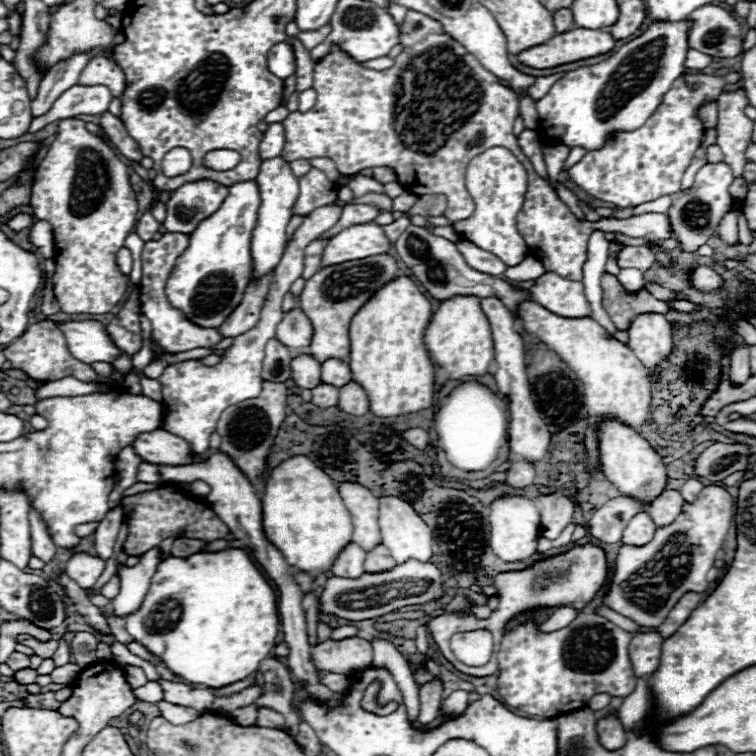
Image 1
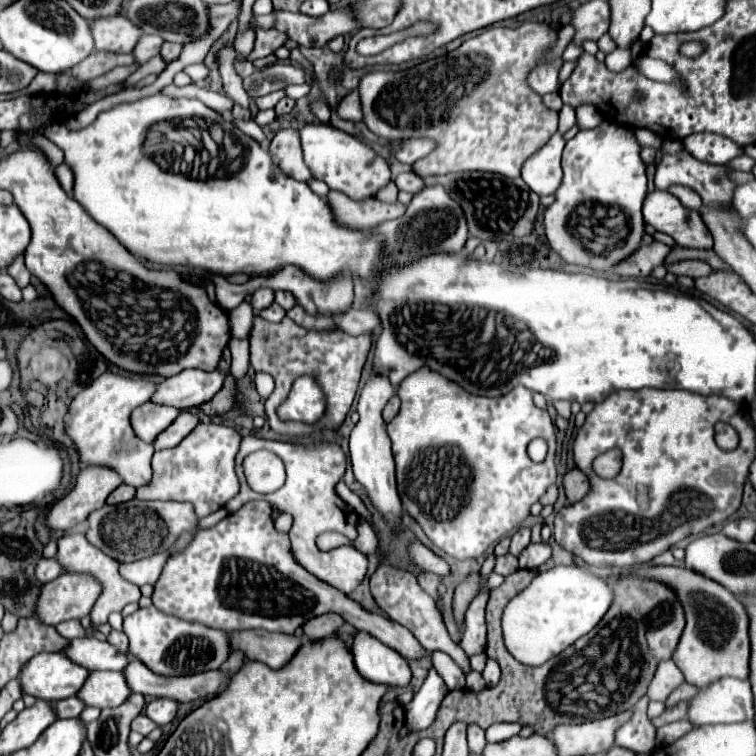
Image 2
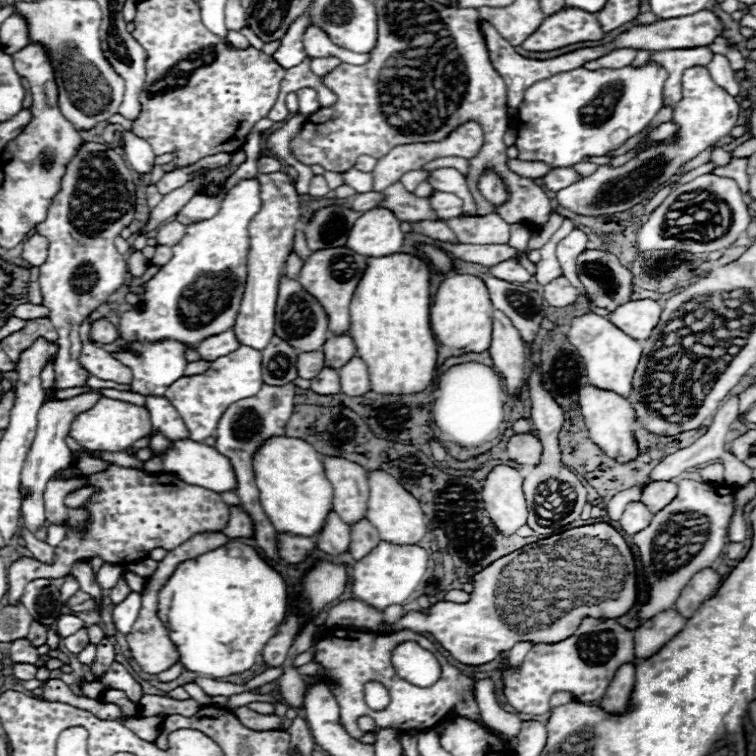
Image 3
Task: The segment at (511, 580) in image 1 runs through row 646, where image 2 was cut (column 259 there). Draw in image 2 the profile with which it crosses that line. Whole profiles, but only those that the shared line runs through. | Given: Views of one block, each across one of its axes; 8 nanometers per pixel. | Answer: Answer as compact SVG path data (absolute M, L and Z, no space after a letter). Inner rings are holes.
M246 436L242 438L240 450L236 454L236 474L240 478L240 492L226 504L228 512L234 512L234 508L242 506L242 498L262 498L268 500L278 512L288 512L294 516L294 524L290 530L290 540L292 540L292 550L294 556L302 566L310 570L316 578L324 580L326 584L338 588L344 594L350 594L366 576L368 568L368 558L360 554L358 550L352 550L348 546L344 548L334 548L328 552L318 550L316 538L318 534L326 530L340 532L354 540L358 536L358 514L350 504L346 504L338 494L336 494L336 484L342 480L346 472L346 456L340 446L336 444L320 444L320 446L300 446L300 444L288 444L288 442L272 442L272 440L262 440L256 436ZM254 450L270 450L276 456L282 458L286 464L286 484L272 494L256 494L250 490L246 484L244 472L242 472L242 460L254 452Z

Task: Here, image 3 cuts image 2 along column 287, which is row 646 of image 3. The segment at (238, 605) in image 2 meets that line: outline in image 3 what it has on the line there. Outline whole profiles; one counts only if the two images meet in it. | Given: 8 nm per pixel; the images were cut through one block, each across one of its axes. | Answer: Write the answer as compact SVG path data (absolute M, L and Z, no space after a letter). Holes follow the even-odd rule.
M584 618L584 622L578 626L578 630L558 642L558 644L538 644L534 646L524 662L518 668L502 668L502 682L504 682L504 696L508 700L508 704L524 714L544 714L550 712L550 696L556 692L572 692L576 696L578 702L594 702L598 698L604 696L608 684L612 682L618 666L626 664L626 662L634 662L634 632L620 626L616 620L608 620L608 618Z

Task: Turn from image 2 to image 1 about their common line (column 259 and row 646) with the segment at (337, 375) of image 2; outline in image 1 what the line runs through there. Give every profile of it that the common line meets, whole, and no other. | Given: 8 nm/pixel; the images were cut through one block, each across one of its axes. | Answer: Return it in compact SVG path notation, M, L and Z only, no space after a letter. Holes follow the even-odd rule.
M344 638L344 640L326 640L312 648L312 662L318 672L334 672L334 674L350 674L352 670L362 670L372 662L372 646L362 638Z

